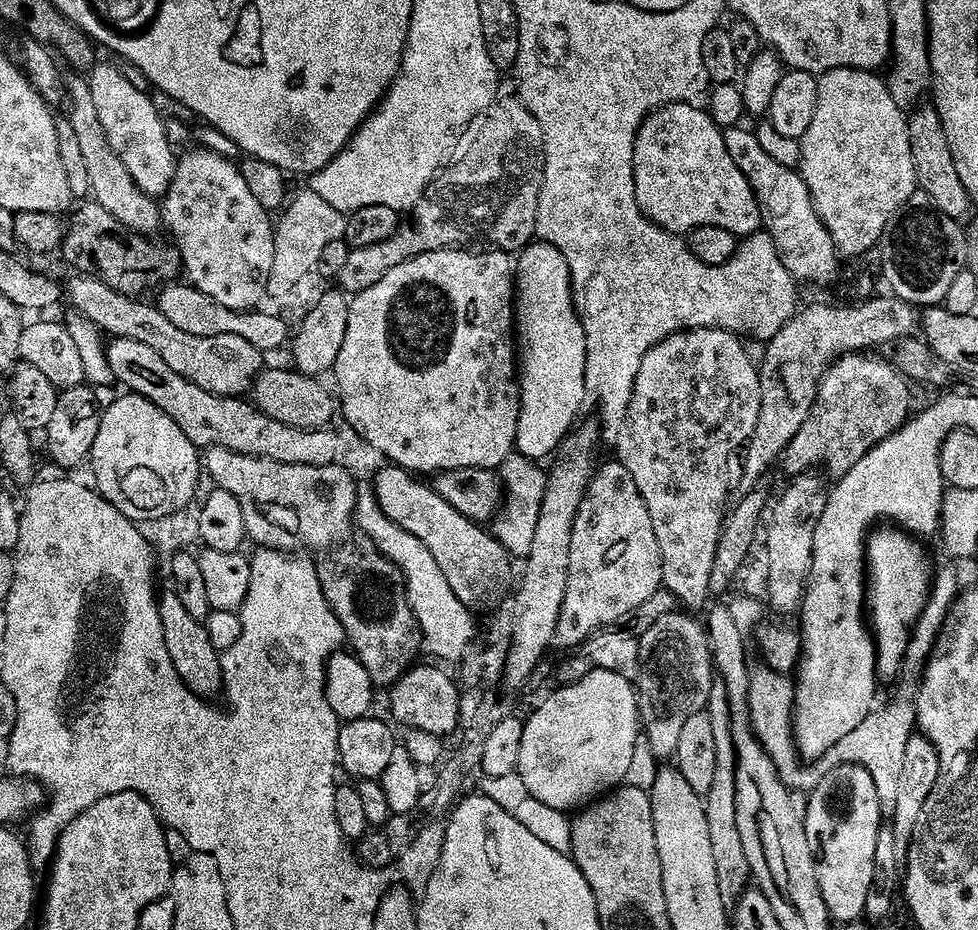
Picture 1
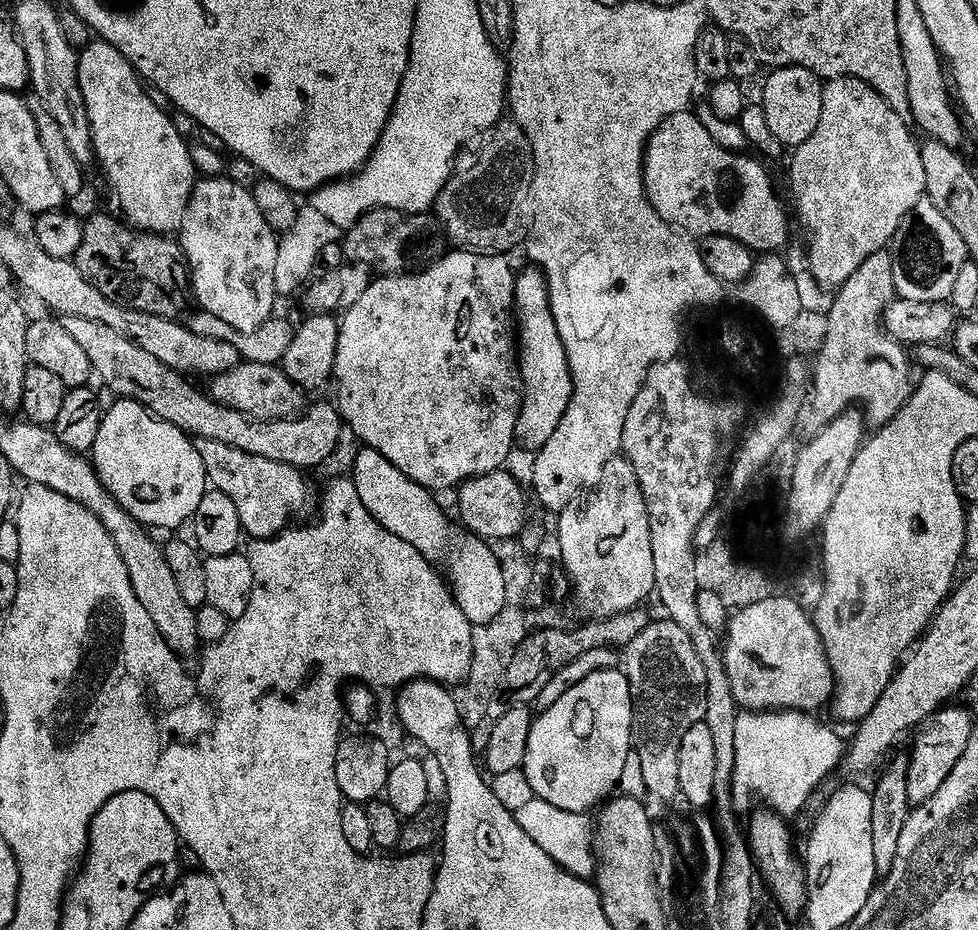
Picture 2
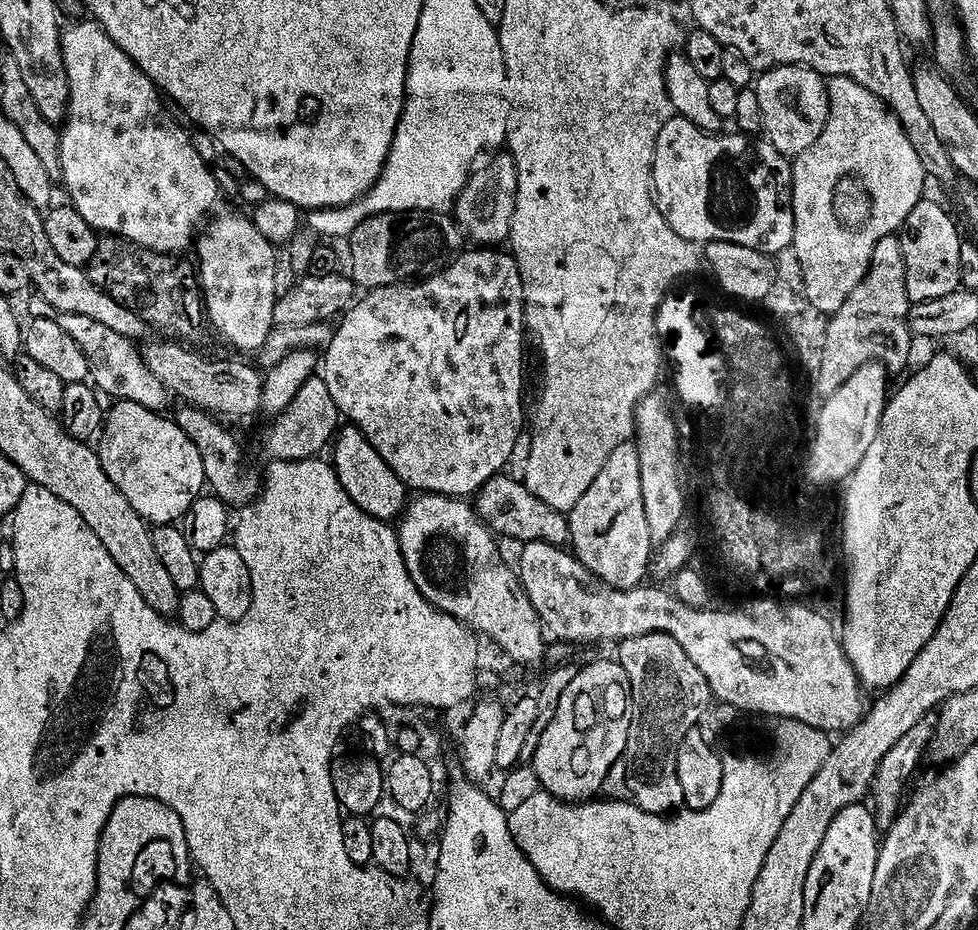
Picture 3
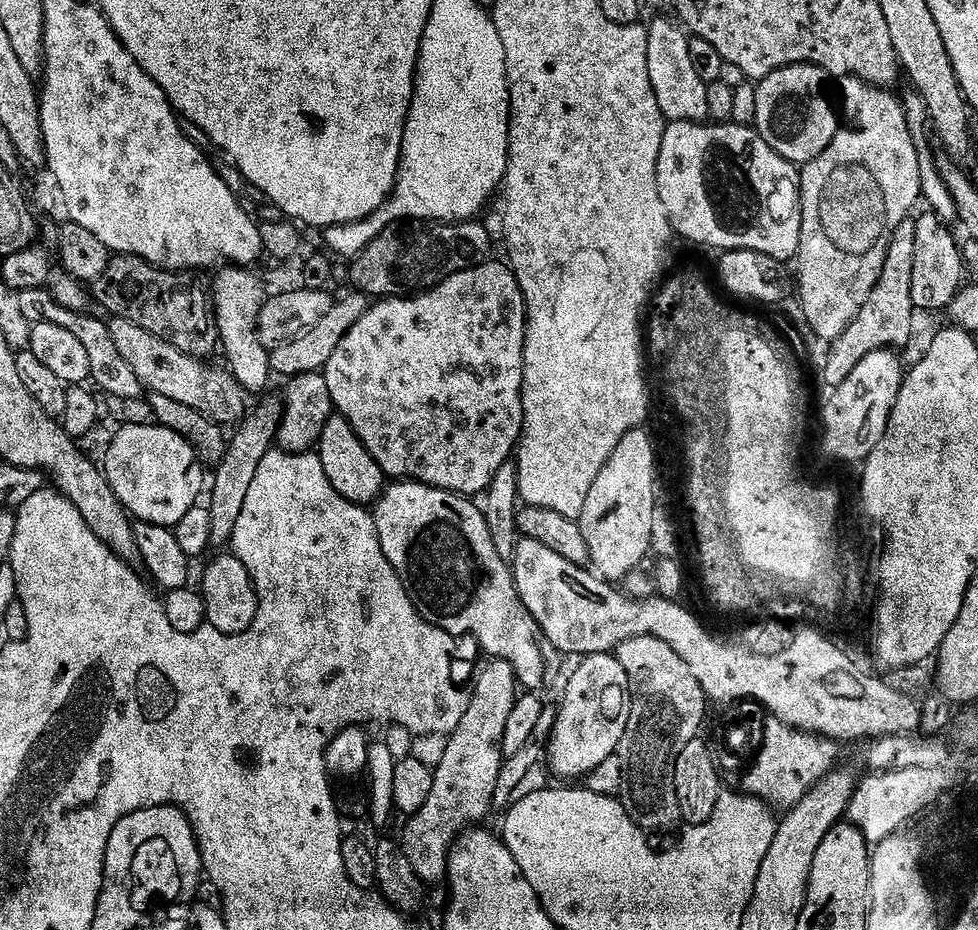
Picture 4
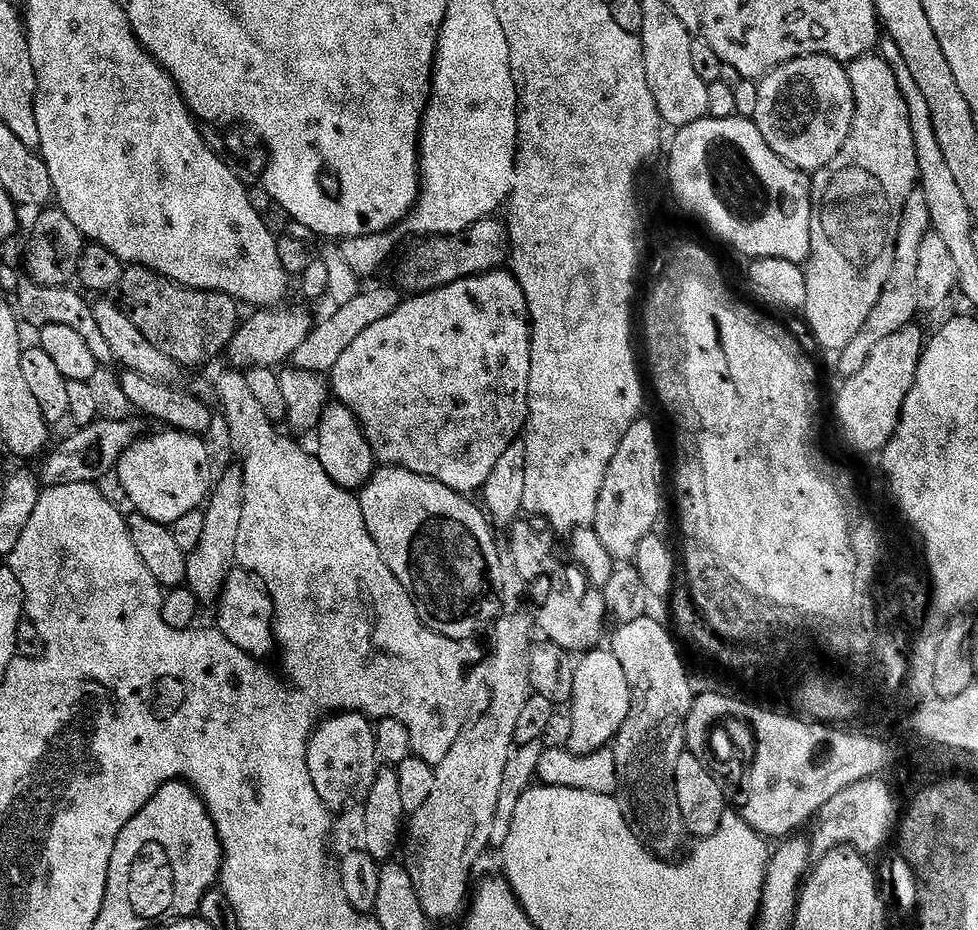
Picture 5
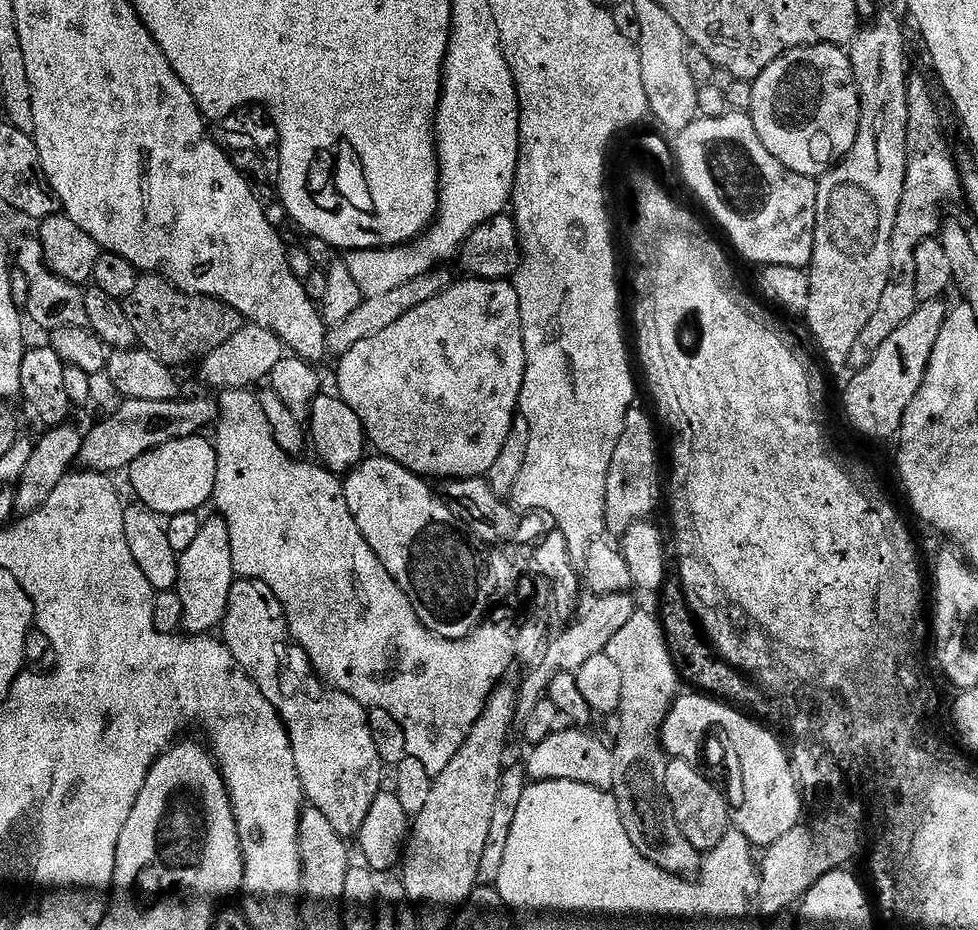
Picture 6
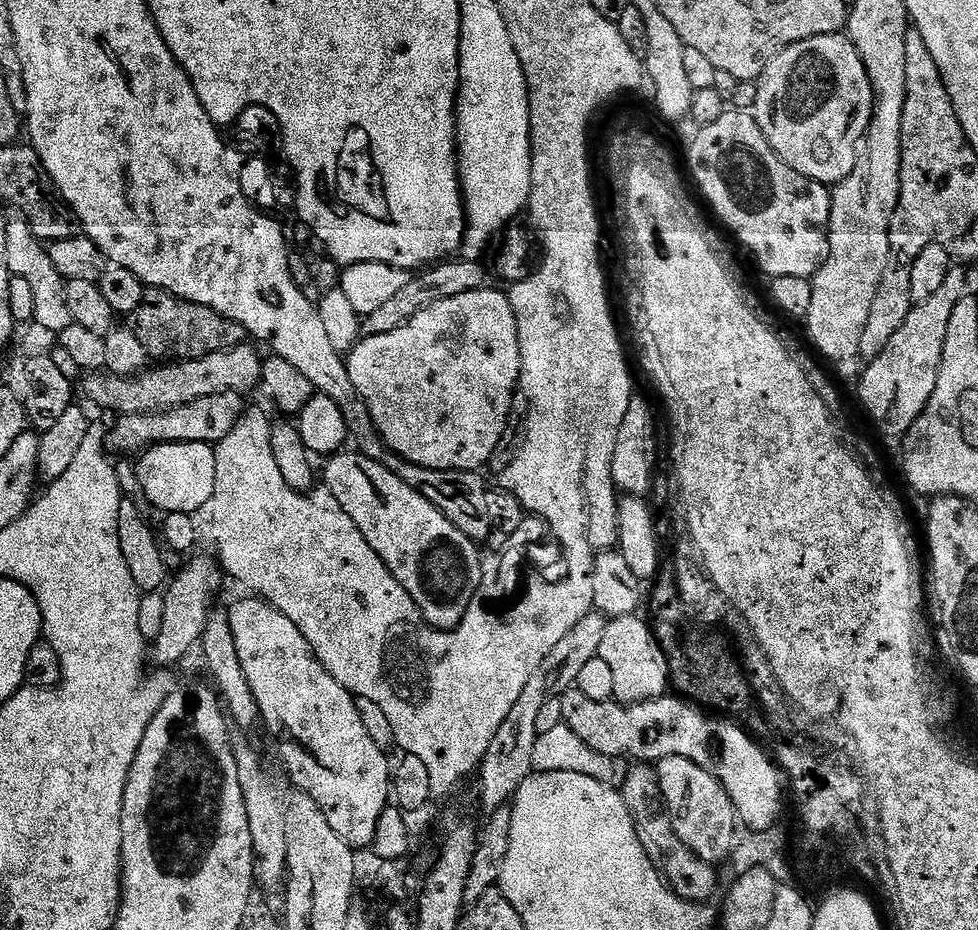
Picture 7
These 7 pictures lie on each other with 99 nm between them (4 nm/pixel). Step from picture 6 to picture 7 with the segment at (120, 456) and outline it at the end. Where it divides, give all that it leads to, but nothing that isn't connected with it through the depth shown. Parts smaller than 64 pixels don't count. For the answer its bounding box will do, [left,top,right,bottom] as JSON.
[106,392,245,453]

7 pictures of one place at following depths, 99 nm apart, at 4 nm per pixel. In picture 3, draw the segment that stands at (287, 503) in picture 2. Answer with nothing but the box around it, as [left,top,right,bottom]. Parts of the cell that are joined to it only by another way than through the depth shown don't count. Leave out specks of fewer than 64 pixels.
[174,406,262,506]

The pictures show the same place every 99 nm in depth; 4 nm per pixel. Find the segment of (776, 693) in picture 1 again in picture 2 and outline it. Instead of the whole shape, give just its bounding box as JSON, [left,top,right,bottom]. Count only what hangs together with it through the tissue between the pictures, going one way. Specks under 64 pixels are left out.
[732,711,846,818]

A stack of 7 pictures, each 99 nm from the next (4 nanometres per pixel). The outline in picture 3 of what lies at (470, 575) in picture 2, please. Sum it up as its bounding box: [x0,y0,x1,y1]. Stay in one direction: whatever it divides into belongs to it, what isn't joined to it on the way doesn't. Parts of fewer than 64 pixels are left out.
[330,427,410,522]

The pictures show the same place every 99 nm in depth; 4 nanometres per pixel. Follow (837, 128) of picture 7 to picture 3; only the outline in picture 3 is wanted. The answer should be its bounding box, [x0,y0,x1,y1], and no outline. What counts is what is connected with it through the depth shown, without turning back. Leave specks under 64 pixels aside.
[754,64,828,158]

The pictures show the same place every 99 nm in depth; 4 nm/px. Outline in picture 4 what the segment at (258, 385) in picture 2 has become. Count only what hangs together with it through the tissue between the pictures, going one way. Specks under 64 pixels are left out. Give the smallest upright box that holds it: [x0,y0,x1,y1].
[107,316,250,426]

